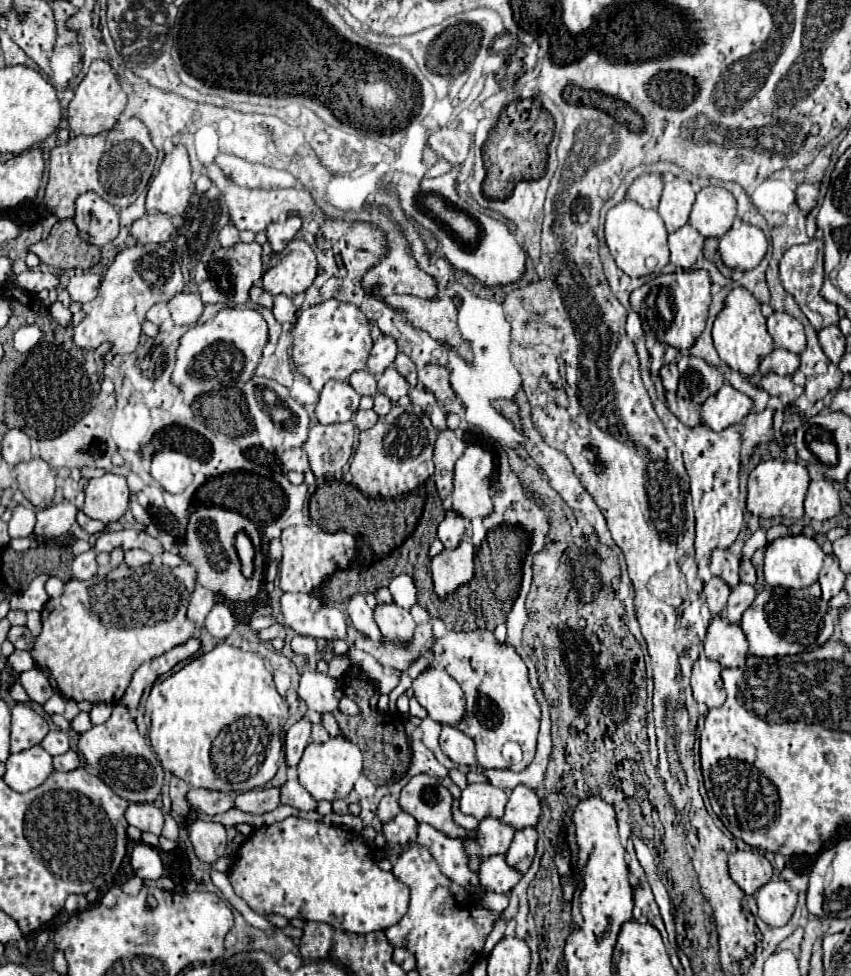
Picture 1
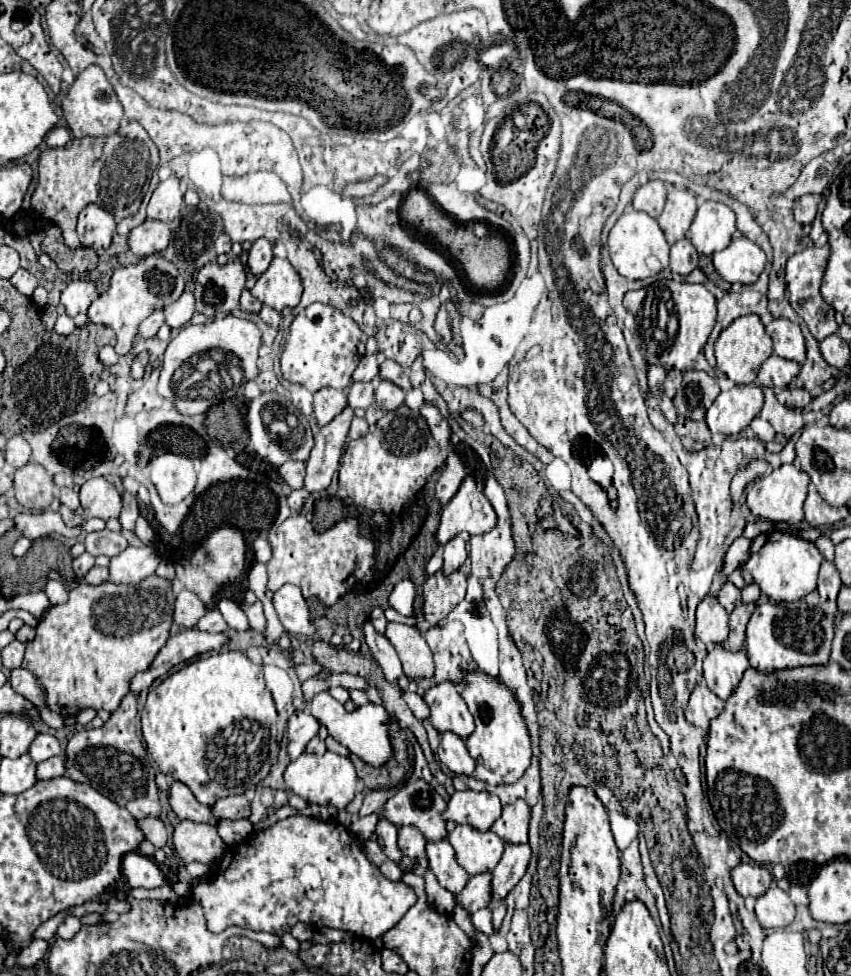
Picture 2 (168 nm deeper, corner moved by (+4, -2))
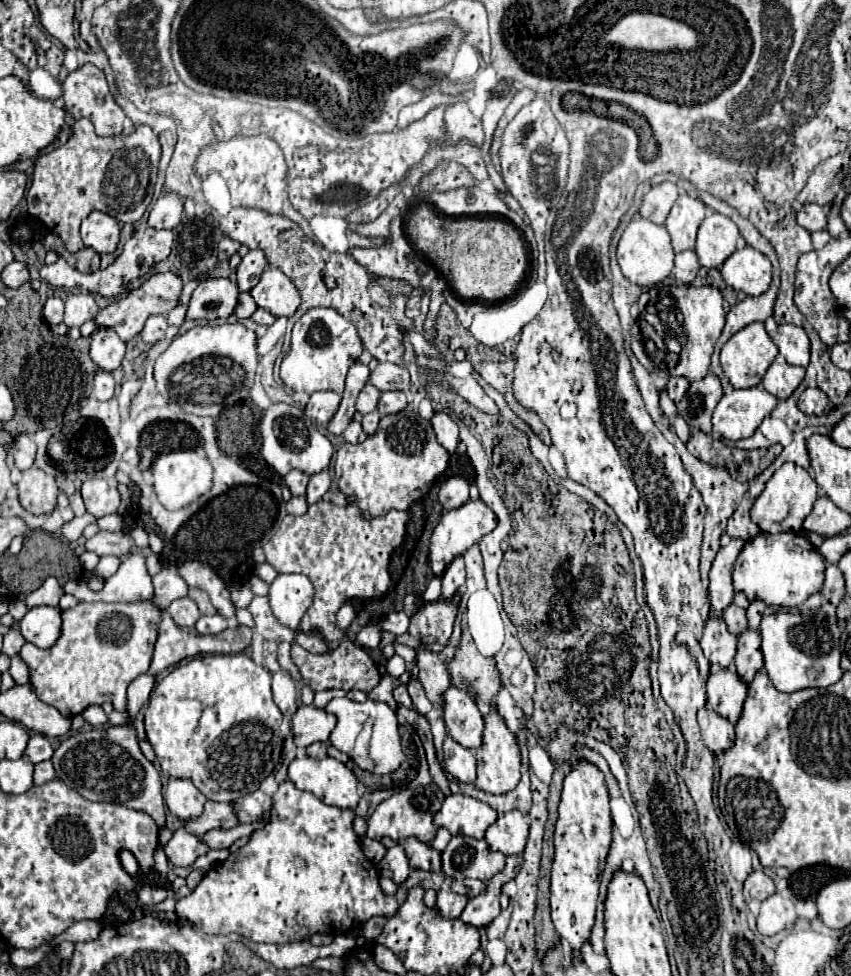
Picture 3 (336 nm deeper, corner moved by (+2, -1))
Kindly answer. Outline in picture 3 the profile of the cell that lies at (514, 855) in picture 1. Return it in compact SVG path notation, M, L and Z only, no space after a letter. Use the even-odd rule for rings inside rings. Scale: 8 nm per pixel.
M509 856L505 870L499 872L499 876L495 876L495 880L487 882L487 892L483 892L483 896L477 896L475 900L467 902L465 910L459 916L459 920L463 924L473 926L473 928L485 928L499 916L499 912L501 912L501 908L499 908L501 886L509 878L515 878L515 872L519 872L519 860L521 860L521 856Z

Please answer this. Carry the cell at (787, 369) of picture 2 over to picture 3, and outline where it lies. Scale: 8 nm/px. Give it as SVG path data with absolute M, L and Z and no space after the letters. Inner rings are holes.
M775 360L763 378L763 386L767 392L777 396L779 400L785 400L797 390L803 378L805 378L805 368Z

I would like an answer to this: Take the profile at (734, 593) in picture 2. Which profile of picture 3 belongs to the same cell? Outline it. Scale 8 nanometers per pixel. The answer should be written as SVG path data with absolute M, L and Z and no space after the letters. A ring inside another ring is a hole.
M731 604L731 608L727 608L727 612L725 612L725 624L727 624L727 628L729 628L729 632L731 634L735 634L735 636L739 636L739 634L743 634L745 630L747 630L747 618L745 618L745 610L741 610L741 608L737 608L735 604Z

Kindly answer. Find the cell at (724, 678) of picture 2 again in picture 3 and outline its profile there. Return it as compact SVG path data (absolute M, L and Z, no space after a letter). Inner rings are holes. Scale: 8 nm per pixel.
M725 668L709 676L707 706L731 724L737 724L741 718L745 698L747 686L739 680L739 676L735 676L735 668Z

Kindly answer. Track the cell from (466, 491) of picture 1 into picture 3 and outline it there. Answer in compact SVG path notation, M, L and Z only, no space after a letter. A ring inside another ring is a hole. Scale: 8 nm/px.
M469 500L463 504L463 508L445 512L441 522L435 526L431 536L431 550L429 550L429 566L435 576L441 576L445 568L463 552L467 552L473 544L477 544L485 534L489 534L497 526L497 516L481 502L481 500Z

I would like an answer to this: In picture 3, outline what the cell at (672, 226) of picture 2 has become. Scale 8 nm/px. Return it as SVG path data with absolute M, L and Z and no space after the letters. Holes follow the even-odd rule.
M681 194L667 216L667 232L675 252L691 250L695 246L695 236L705 218L705 204L689 194Z

